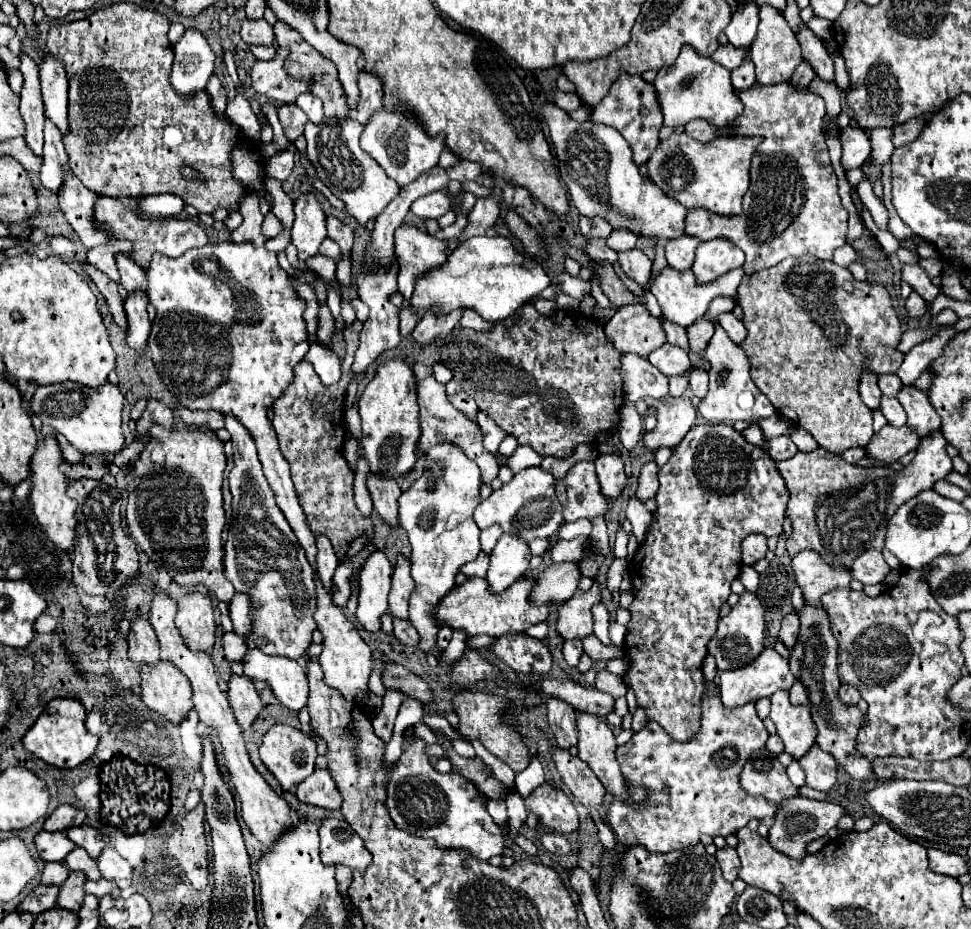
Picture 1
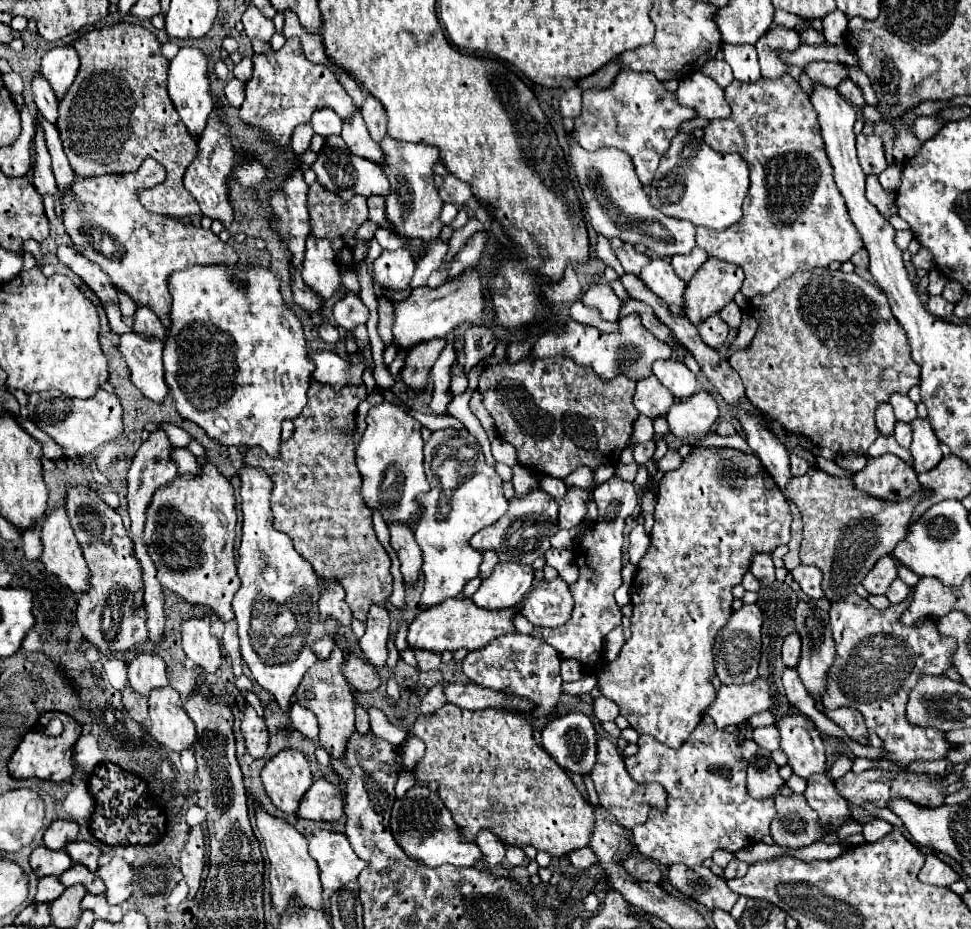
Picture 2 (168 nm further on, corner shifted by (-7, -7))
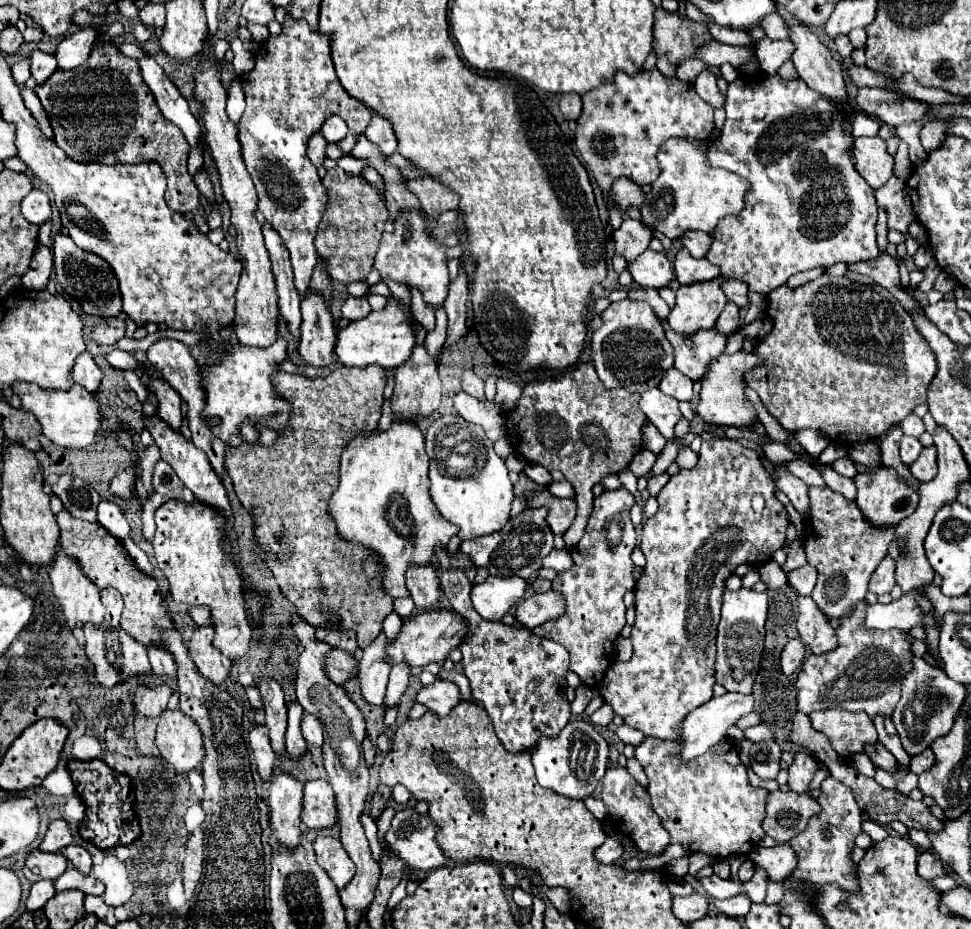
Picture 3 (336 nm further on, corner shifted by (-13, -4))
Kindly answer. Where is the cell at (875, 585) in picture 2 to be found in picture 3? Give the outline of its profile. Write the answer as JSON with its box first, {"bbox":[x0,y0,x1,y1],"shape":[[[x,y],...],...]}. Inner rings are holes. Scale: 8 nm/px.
{"bbox":[869,555,895,595],"shape":[[[887,555],[873,571],[869,581],[869,591],[875,595],[883,595],[883,593],[889,593],[893,585],[895,585],[895,559]]]}

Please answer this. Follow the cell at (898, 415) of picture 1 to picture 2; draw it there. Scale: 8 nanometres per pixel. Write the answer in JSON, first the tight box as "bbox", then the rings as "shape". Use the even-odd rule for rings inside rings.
{"bbox":[895,422,911,448],"shape":[[[897,422],[897,426],[895,426],[895,440],[899,442],[899,446],[909,448],[909,444],[911,444],[911,426],[905,424],[905,422]]]}

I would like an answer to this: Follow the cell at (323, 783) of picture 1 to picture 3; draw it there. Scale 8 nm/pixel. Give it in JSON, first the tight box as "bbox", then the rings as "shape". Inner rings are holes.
{"bbox":[301,781,337,829],"shape":[[[307,781],[303,795],[301,821],[311,829],[333,827],[337,823],[335,793],[327,781]]]}

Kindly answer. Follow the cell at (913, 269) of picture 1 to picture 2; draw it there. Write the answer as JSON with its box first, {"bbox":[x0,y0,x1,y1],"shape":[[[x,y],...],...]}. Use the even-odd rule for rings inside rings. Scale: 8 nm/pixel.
{"bbox":[929,296,955,320],"shape":[[[941,296],[929,298],[929,312],[931,312],[933,316],[941,318],[941,320],[949,320],[949,318],[953,316],[953,308],[955,308],[955,304],[943,300]]]}

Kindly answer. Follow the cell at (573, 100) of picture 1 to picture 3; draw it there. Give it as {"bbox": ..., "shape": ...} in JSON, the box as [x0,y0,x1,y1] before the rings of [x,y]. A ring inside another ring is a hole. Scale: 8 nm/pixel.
{"bbox":[559,93,581,119],"shape":[[[563,93],[559,99],[559,107],[565,119],[577,119],[581,115],[581,97],[577,93]]]}

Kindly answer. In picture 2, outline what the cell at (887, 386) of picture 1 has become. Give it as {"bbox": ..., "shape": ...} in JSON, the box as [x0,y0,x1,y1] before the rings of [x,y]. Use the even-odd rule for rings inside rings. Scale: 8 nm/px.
{"bbox":[891,394,917,424],"shape":[[[891,394],[891,406],[893,406],[895,418],[901,422],[911,424],[917,418],[917,406],[903,394]]]}

